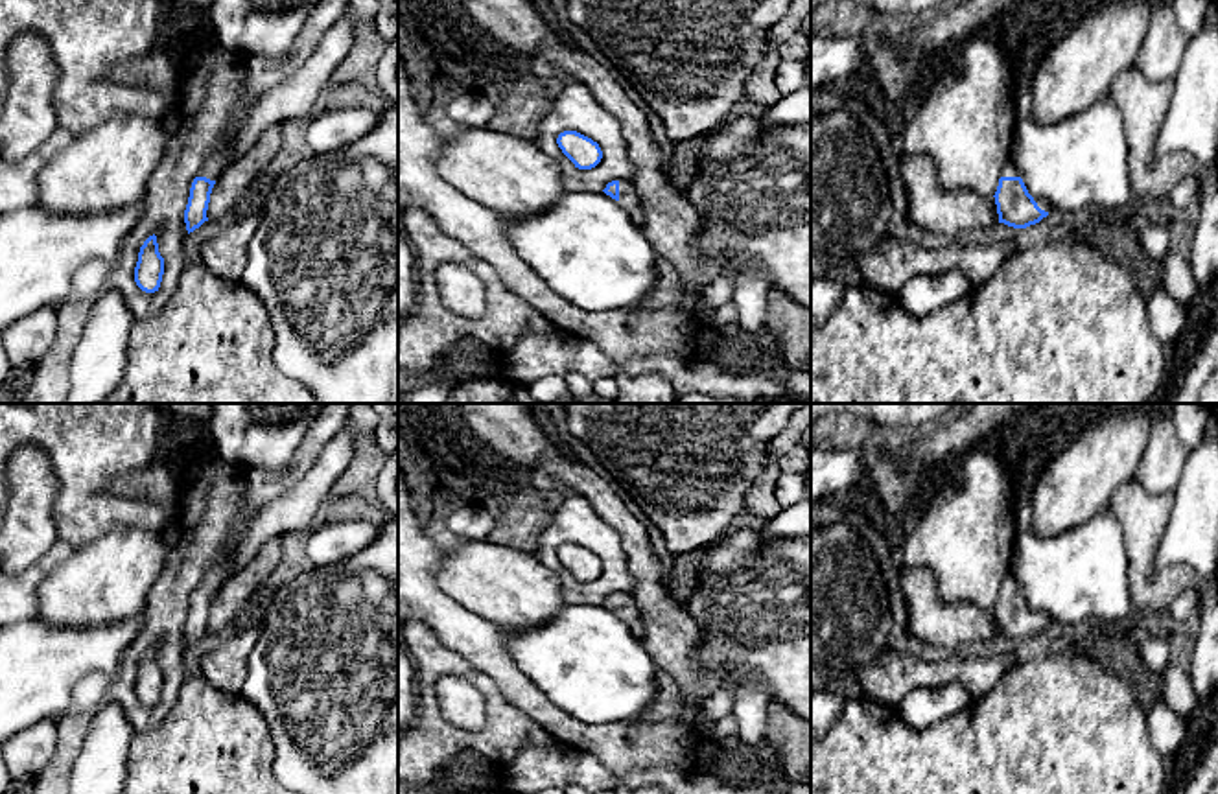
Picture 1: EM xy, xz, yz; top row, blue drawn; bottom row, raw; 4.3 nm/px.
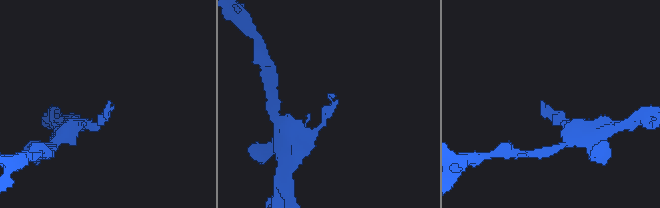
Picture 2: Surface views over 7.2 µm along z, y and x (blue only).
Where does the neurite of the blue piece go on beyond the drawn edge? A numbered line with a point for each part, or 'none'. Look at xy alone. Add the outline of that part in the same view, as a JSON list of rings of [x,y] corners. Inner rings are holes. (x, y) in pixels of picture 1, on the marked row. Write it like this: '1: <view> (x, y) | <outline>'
1: xy (214, 168) | [[[221,155],[212,157],[205,168],[199,171],[199,177],[206,177],[210,181],[217,181],[225,169],[230,166]]]

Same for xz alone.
1: xz (629, 201) | [[[619,181],[619,201],[617,203],[628,216],[641,214],[639,199],[630,181]]]

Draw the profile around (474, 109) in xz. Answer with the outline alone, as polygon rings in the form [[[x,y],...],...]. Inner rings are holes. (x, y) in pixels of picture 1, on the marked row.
[[[468,92],[446,101],[446,114],[461,127],[485,127],[494,116],[494,105],[483,92]]]

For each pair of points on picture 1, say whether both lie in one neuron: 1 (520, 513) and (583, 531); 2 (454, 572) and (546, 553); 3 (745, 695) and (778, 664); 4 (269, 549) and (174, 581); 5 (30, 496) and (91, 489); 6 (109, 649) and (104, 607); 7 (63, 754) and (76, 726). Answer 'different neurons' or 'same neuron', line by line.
1: different neurons
2: different neurons
3: different neurons
4: different neurons
5: different neurons
6: different neurons
7: same neuron

